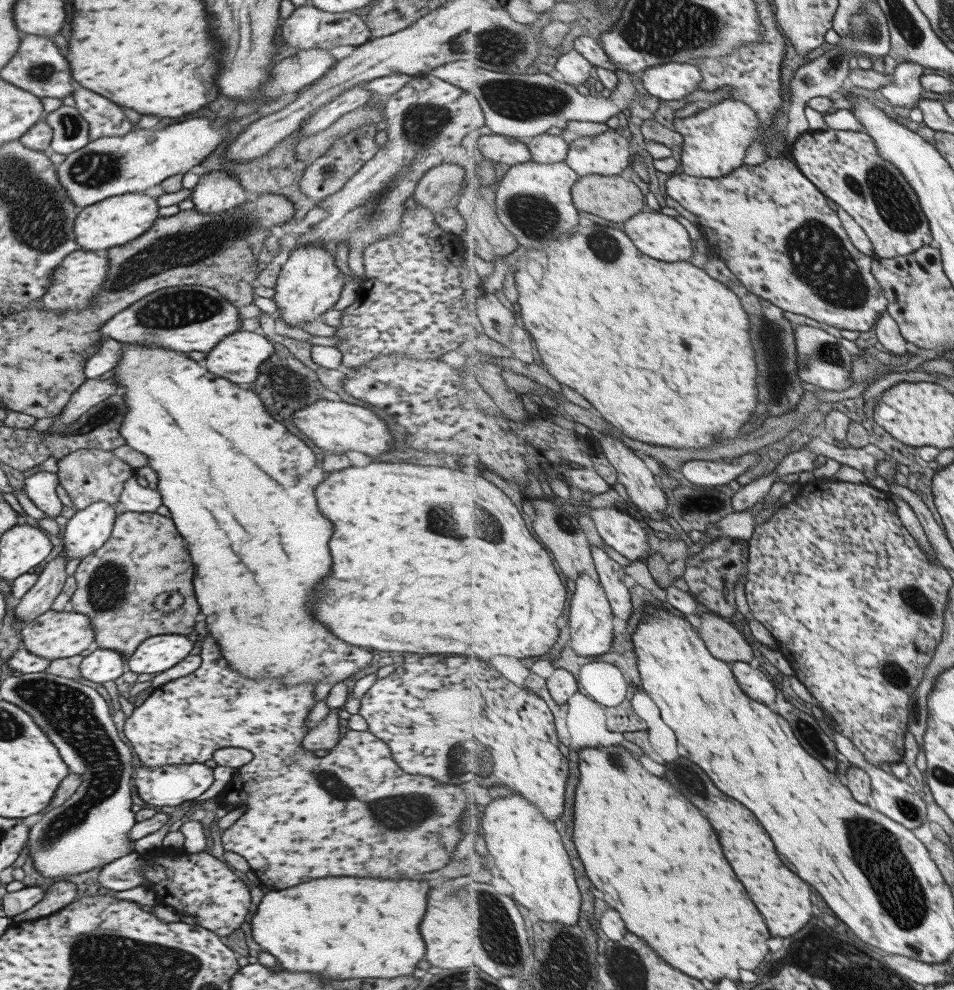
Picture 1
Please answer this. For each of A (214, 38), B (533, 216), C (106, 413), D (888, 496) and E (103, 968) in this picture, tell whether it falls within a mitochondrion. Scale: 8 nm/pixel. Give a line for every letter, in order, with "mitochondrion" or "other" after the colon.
A: other
B: mitochondrion
C: mitochondrion
D: other
E: mitochondrion

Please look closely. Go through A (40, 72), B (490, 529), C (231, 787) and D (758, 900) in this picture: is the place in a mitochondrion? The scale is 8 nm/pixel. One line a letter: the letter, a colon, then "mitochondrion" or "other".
A: mitochondrion
B: mitochondrion
C: other
D: other

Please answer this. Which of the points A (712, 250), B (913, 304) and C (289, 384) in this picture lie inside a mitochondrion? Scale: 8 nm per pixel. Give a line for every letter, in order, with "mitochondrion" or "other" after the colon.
A: other
B: other
C: mitochondrion

